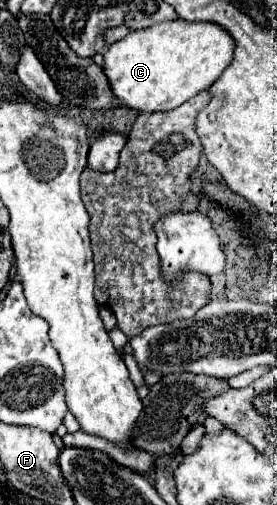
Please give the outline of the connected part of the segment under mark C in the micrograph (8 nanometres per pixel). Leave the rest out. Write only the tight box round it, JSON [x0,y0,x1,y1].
[104,20,234,112]

